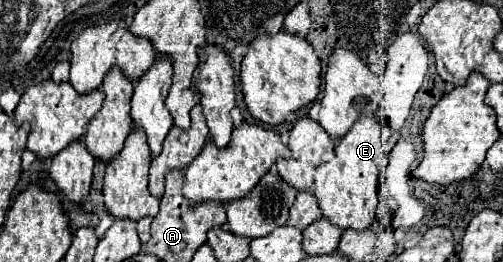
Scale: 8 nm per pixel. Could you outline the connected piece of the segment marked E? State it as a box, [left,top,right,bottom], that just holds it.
[314,115,400,231]

